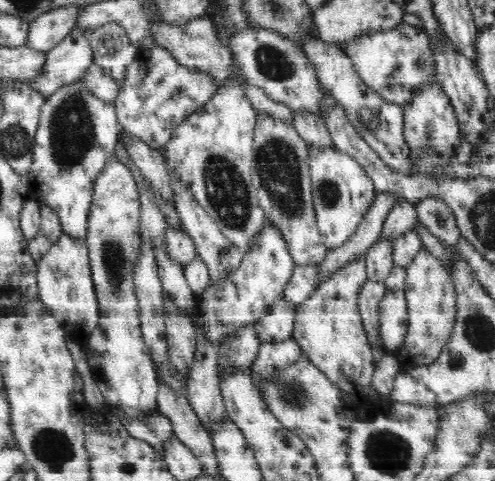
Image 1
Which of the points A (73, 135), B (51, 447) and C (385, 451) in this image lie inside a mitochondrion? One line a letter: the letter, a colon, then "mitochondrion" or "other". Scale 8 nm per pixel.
A: mitochondrion
B: mitochondrion
C: mitochondrion

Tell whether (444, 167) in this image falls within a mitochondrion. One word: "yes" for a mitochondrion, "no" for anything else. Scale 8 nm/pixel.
no

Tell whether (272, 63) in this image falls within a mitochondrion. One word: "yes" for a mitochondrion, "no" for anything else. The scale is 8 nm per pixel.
yes

